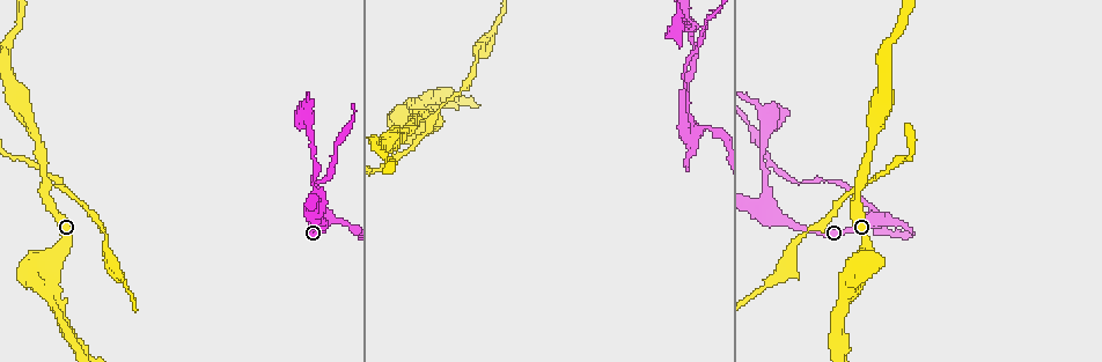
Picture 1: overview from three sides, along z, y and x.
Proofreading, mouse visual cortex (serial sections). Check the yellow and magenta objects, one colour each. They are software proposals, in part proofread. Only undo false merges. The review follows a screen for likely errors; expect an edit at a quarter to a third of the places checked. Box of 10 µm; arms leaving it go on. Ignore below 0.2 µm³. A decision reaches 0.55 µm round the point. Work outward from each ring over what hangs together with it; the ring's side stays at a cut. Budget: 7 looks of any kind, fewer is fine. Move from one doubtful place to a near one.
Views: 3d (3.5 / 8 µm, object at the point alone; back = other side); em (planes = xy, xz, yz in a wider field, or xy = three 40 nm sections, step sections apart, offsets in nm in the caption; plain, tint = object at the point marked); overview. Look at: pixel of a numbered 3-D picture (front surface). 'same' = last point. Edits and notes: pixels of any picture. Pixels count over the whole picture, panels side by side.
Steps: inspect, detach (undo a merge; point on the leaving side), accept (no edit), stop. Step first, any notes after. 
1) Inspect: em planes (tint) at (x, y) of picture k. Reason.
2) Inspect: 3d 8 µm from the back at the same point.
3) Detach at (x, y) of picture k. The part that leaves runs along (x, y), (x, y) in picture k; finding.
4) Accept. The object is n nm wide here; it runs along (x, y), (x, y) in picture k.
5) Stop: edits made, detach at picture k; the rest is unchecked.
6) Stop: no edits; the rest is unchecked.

Inspect: 3d 3.5 µm at (694, 132) of picture 1. Abrupt turn.

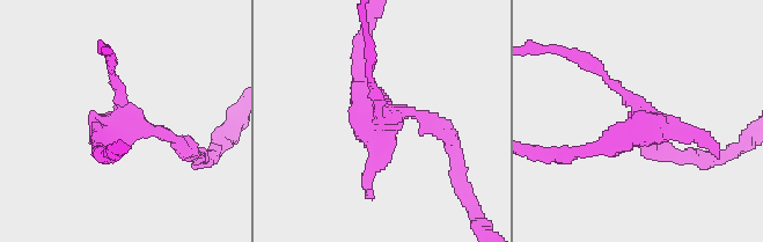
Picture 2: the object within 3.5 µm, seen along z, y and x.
Inspect: em planes (tint) at (122, 126) of picture 2.

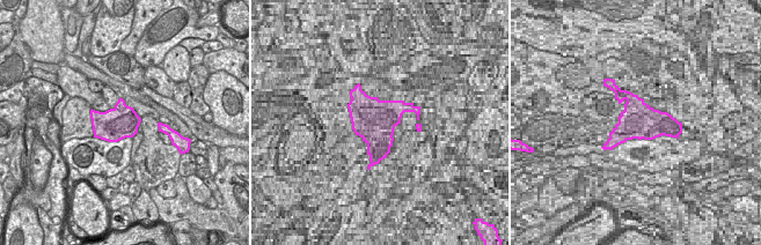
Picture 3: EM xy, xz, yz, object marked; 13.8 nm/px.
Inspect: em xy step 1 (tint) at the same point.

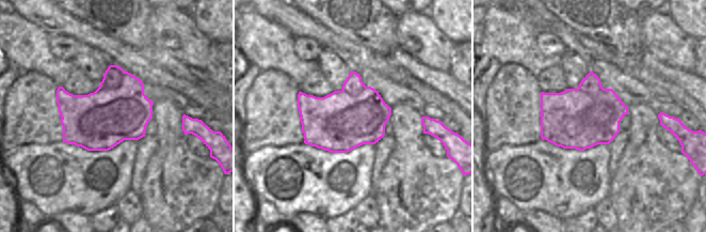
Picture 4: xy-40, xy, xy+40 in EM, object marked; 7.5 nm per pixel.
Detach at (368, 190) of picture 2. The object is 460 nm wide here; the part that leaves runs along (642, 119), (588, 58), (558, 51) in picture 2; two cells meet here.

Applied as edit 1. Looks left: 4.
Inspect: overview. Redraw.

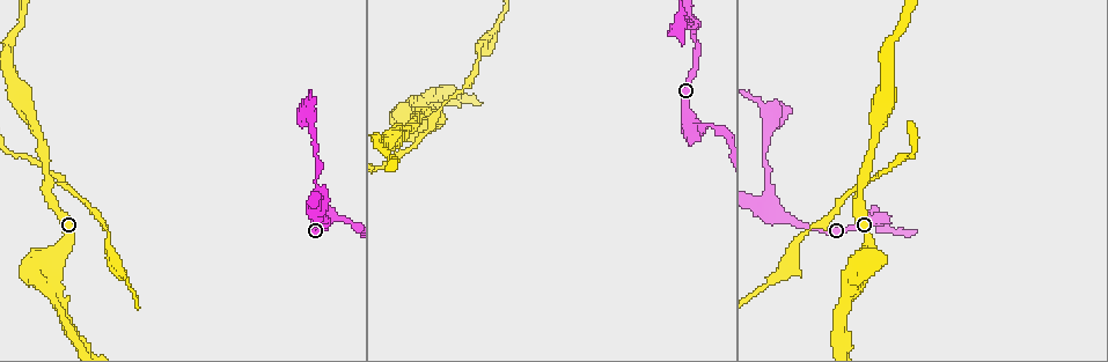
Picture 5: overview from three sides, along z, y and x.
Inspect: 3d 3.5 µm from the back at (773, 204) of picture 5. Three arms meet.

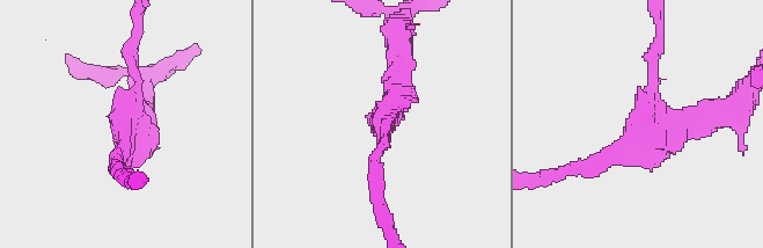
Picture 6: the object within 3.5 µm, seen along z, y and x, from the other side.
Inspect: em xy step 3 (tint) at (381, 121) of picture 6. Need the tissue.

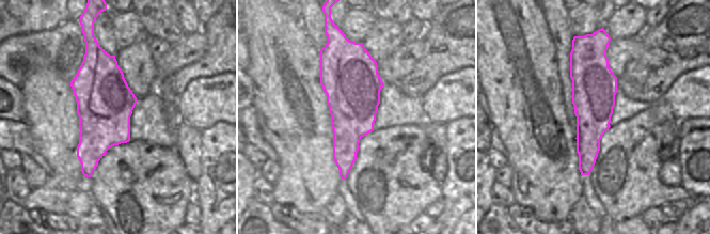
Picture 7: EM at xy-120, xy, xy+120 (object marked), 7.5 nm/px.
Inspect: em xy step 5 (tint) at the same point. Cut it another way.

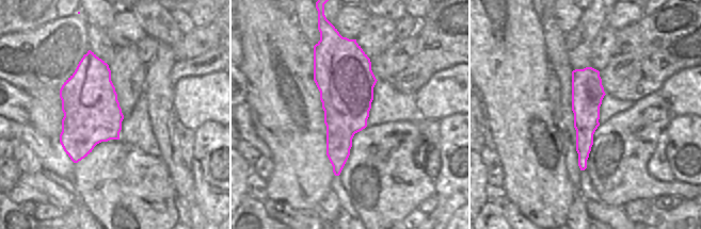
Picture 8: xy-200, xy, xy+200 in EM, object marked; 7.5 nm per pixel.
Accept. The object is 420 nm wide here; it runs along (589, 69), (583, 166) in picture 8; one cell here.

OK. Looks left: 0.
Stop: edits made, detach at picture 2; the rest is unchecked.

